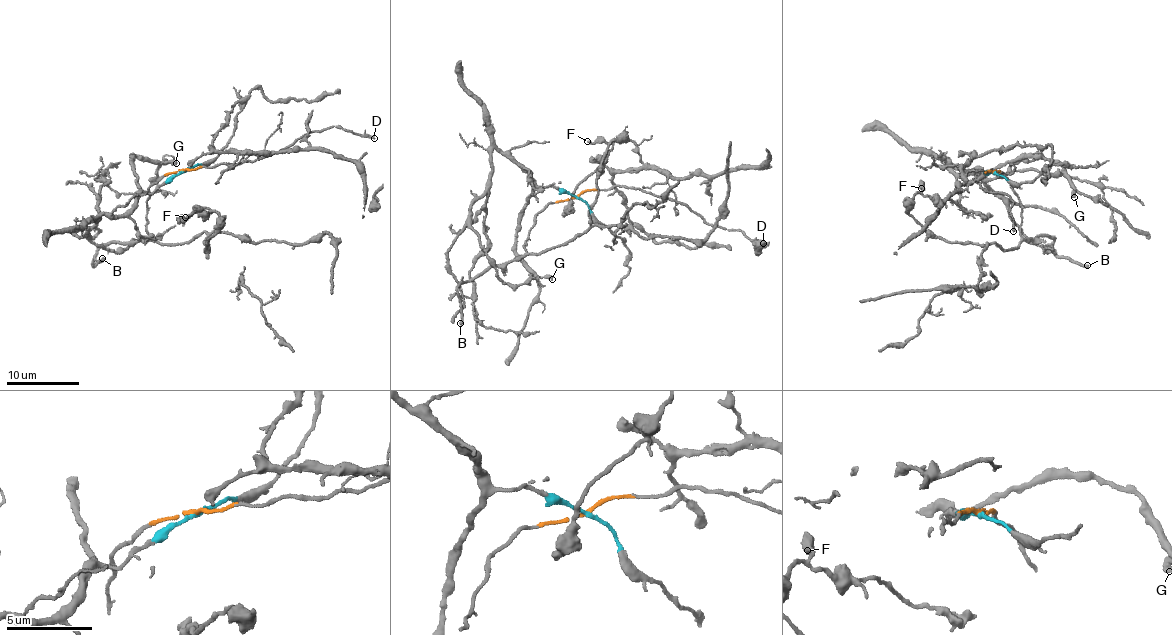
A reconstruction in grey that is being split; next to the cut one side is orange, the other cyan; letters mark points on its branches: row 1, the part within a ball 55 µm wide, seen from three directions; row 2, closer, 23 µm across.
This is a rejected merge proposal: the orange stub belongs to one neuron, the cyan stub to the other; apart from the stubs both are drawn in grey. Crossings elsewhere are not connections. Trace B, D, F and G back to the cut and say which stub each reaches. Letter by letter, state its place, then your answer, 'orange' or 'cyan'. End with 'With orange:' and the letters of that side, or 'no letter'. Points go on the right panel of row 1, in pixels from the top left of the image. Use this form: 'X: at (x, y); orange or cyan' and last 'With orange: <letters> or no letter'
B: at (1087, 265); orange
D: at (1013, 231); orange
F: at (921, 188); orange
G: at (1074, 197); cyan
With orange: B, D, F

